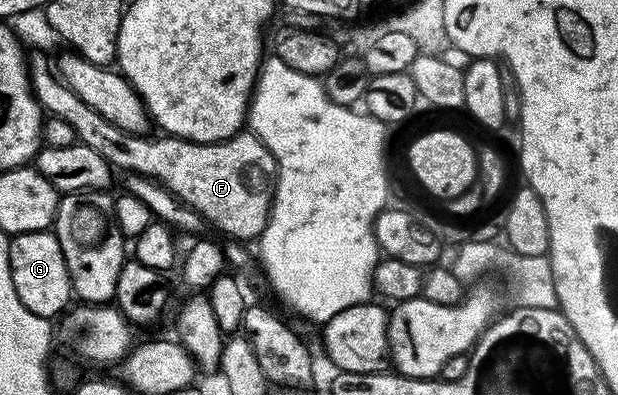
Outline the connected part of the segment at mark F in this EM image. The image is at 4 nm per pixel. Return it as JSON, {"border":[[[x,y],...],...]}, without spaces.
{"border":[[[51,73],[35,75],[34,93],[41,107],[51,117],[66,120],[70,128],[74,128],[76,142],[86,148],[94,148],[98,156],[102,156],[109,166],[117,171],[126,170],[129,175],[140,175],[152,179],[160,187],[164,187],[173,197],[180,200],[188,208],[201,215],[210,227],[217,226],[229,239],[259,239],[266,228],[268,216],[272,212],[272,191],[276,186],[276,157],[269,152],[261,138],[251,132],[241,132],[225,142],[189,142],[186,138],[159,136],[152,138],[148,134],[131,134],[106,120],[106,116],[98,116],[82,96],[78,96],[64,82],[57,80]]]}

